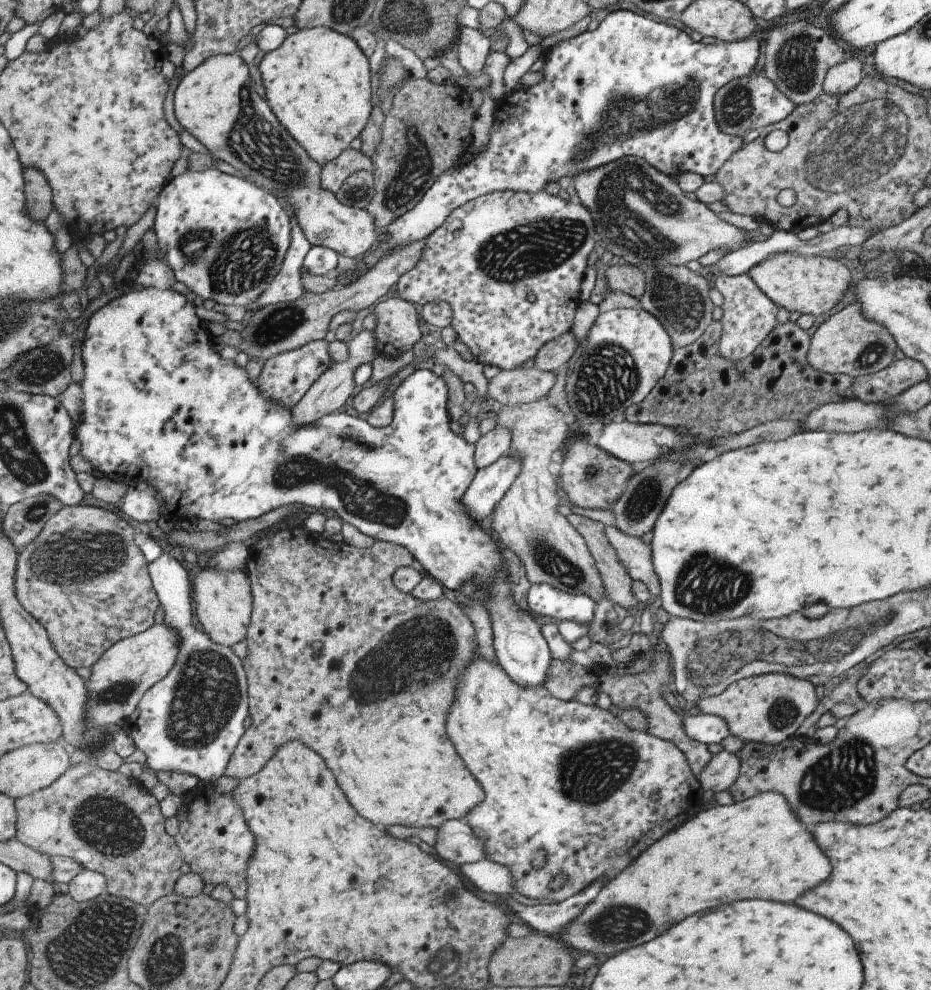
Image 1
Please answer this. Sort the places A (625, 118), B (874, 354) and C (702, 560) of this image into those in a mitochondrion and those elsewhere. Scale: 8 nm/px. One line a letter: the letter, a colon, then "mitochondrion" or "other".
A: mitochondrion
B: mitochondrion
C: mitochondrion

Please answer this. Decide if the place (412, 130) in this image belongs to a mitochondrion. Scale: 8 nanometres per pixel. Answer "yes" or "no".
yes

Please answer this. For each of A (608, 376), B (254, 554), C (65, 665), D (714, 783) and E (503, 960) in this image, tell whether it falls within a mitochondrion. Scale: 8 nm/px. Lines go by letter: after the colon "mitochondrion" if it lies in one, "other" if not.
A: mitochondrion
B: other
C: other
D: other
E: other

